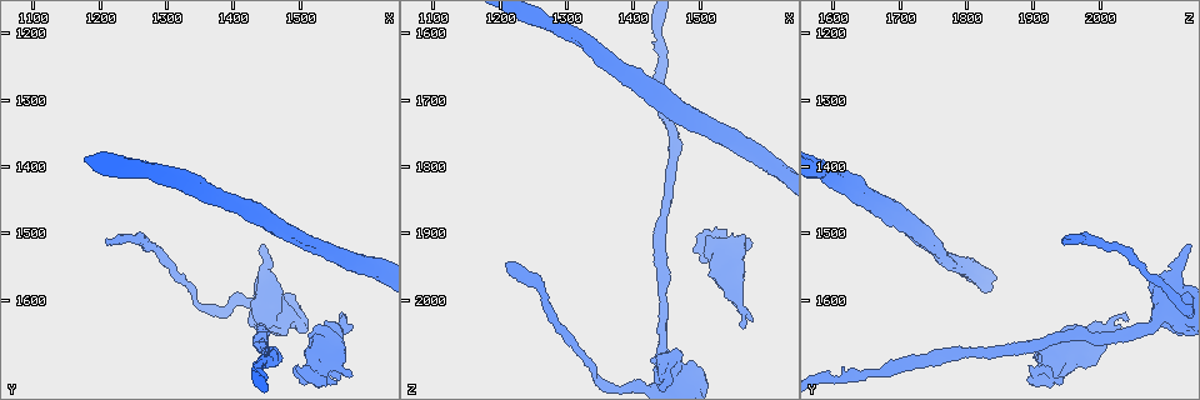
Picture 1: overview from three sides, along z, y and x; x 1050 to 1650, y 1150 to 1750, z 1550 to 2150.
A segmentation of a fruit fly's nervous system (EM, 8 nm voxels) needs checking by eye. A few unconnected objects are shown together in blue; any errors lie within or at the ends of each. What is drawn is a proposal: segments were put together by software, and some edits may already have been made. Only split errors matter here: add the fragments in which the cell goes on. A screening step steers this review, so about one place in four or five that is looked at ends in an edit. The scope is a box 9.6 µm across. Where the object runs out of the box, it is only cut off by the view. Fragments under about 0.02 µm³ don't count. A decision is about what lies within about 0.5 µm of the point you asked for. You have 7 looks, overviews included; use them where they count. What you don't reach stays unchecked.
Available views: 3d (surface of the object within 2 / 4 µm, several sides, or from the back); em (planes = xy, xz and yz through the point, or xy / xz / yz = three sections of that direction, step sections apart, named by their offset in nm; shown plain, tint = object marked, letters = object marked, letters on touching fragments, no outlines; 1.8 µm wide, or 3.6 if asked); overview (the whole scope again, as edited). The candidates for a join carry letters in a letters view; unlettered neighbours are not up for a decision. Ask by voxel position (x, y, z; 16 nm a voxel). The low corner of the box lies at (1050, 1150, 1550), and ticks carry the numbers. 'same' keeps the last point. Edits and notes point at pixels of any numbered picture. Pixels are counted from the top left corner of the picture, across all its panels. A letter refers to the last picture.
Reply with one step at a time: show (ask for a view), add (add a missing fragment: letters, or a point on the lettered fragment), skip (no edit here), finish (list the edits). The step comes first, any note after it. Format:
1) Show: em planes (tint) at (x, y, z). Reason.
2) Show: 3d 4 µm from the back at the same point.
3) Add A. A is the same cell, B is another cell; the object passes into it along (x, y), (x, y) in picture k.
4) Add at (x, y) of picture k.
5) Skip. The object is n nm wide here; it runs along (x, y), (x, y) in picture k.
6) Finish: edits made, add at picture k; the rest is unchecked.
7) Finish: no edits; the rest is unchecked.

Show: em 3.6 µm planes (tint) at (1440, 1645, 2075). Thick turns thin.

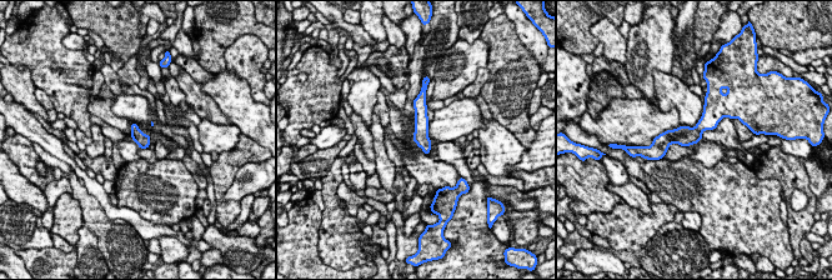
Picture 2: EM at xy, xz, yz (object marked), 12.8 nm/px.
Show: em 3.6 µm planes (letters) at the same point. What lies round it.

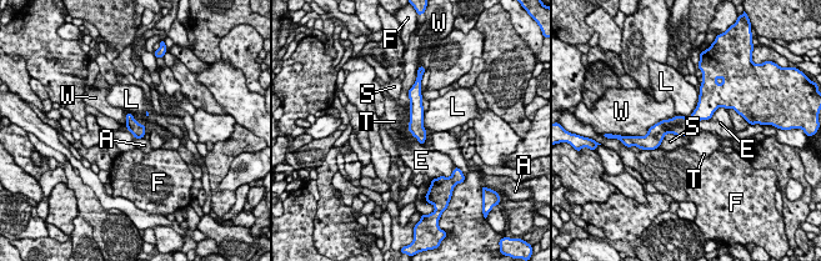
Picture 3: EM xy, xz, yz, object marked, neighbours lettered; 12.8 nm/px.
Skip. The object is 170 nm wide here; A, E, F, L, S, T and W are other cells; none of them fits.

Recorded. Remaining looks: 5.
Show: 3d 4 µm at (1510, 1675, 1905). Free end.

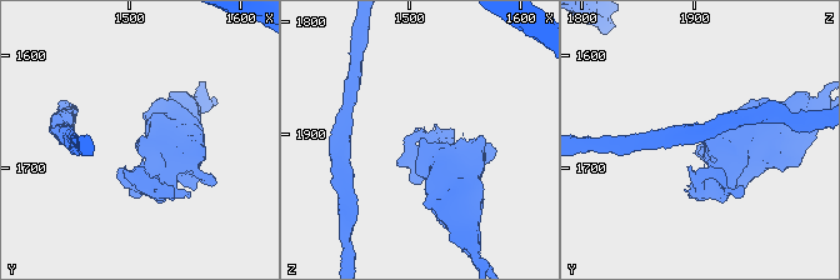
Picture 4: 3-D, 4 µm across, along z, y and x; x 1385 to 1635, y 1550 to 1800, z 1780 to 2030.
Show: em 3.6 µm planes (letters) at (1512, 1674, 1904). Now the EM.

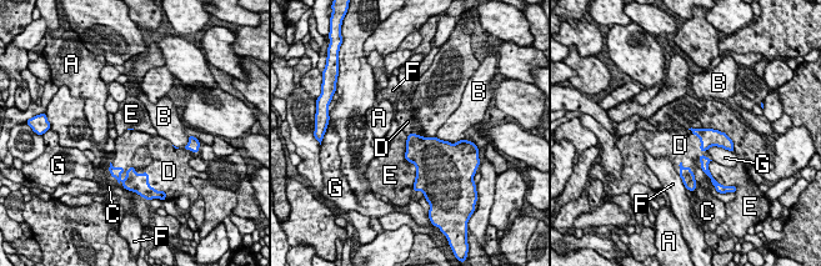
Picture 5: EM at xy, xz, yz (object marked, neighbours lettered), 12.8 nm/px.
Add D. D is the same cell, A, B, C, E, F and G are other cells; the cell continues.

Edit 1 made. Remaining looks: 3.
Show: overview.

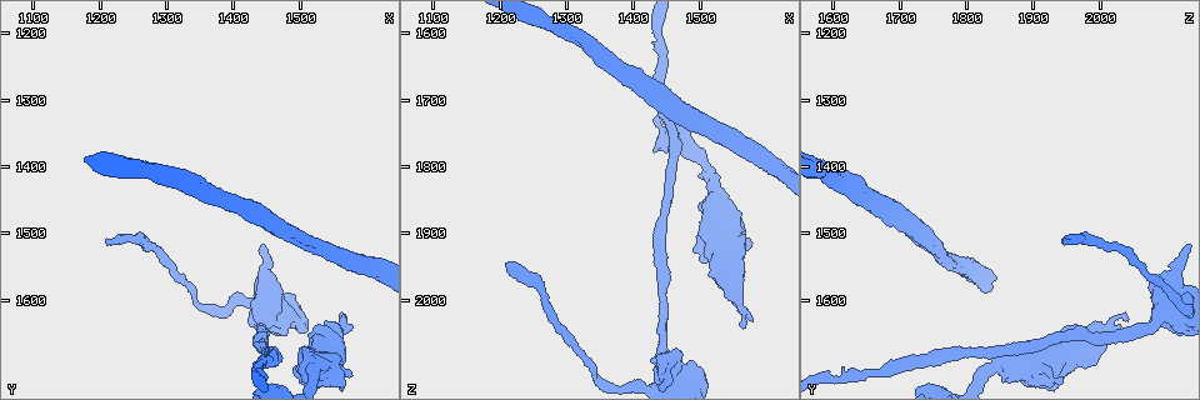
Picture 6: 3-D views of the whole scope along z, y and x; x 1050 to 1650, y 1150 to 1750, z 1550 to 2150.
Show: 3d 2 µm at (1210, 1510, 1945). End of a long branch.

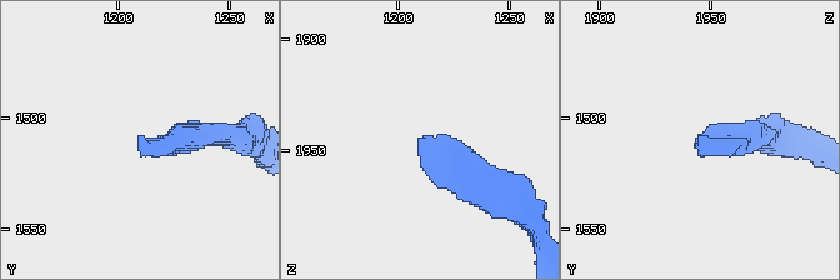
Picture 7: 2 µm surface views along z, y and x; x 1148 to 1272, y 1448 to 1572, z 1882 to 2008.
Show: em planes (letters) at (1210, 1507, 1945).

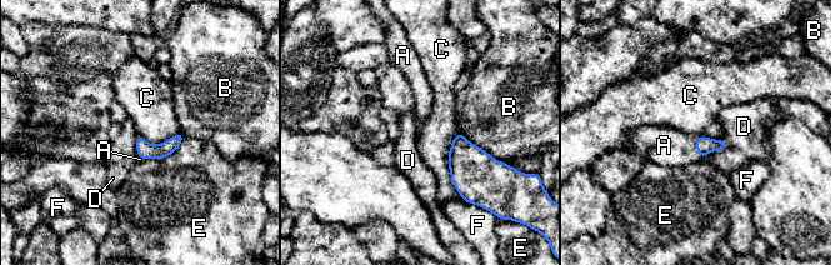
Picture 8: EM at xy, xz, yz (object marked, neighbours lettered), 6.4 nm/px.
Add A. A is the same cell, B, C, D, E and F are other cells; it goes on there.

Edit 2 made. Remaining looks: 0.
Finish: edits made, add at picture 5, add at picture 8; the rest is unchecked.

